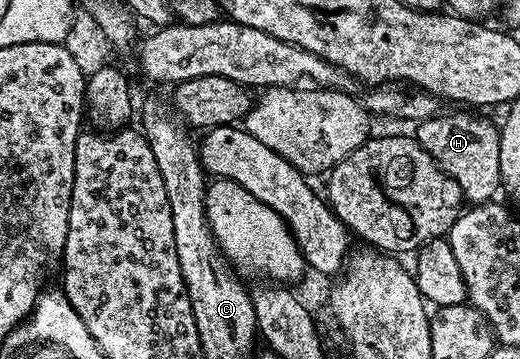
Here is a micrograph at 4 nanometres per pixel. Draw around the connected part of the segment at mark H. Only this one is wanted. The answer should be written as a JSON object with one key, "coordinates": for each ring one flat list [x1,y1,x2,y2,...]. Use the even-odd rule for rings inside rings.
{"coordinates":[[456,110,460,112,441,111,432,116,429,120,419,121,415,125,414,139,422,145,428,153,437,160,440,168,448,176,458,182,458,186,464,191,465,201,469,205,475,206,485,204,496,196,496,191,501,191,502,181,500,179,500,146,502,143,502,132,499,127,496,128,484,116,479,116,476,110]]}

